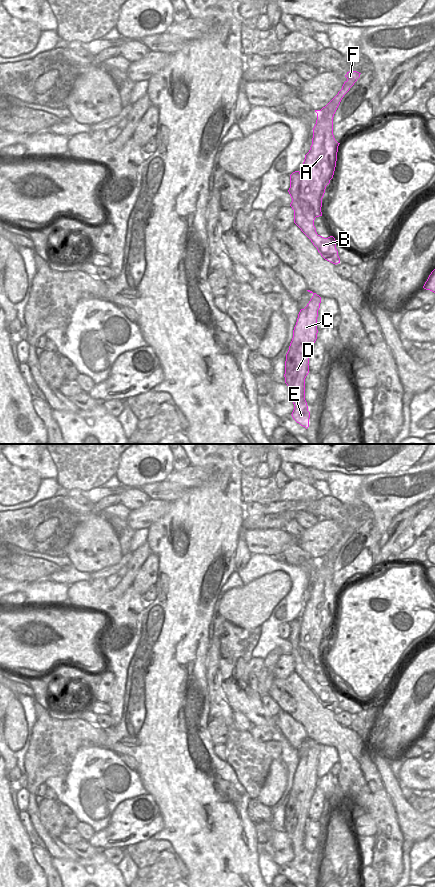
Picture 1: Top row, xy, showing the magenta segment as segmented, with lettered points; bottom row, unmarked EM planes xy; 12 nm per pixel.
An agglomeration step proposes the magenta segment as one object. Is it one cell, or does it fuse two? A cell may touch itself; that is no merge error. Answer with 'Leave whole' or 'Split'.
Split

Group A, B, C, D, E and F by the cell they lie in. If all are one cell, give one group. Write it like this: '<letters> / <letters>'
A C D E F / B

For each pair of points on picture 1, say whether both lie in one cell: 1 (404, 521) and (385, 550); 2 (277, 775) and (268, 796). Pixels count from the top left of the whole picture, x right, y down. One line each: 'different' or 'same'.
1: same
2: same

